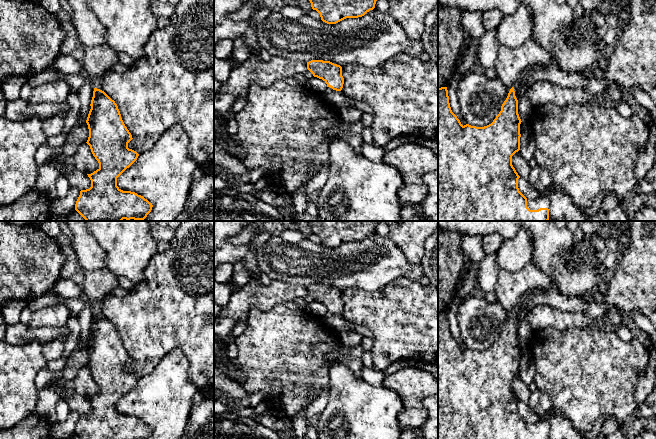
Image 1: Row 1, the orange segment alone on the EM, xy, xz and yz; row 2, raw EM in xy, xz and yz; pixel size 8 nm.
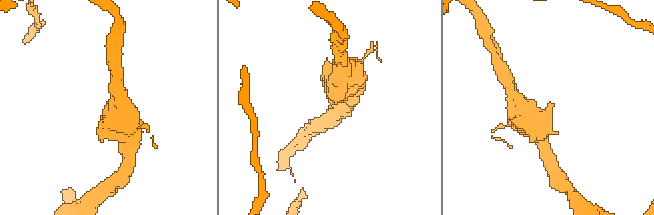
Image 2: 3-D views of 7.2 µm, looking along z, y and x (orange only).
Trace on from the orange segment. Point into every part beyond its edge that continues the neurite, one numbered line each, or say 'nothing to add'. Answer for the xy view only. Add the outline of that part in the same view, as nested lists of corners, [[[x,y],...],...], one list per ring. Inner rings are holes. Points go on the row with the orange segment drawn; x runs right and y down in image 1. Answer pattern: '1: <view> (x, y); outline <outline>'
nothing to add

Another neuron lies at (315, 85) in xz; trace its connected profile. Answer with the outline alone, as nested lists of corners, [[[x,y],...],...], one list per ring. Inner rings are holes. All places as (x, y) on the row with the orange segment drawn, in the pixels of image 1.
[[[314,76],[307,80],[305,86],[313,94],[323,94],[324,90],[327,88],[325,81]]]

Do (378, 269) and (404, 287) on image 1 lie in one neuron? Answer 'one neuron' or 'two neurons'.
two neurons

